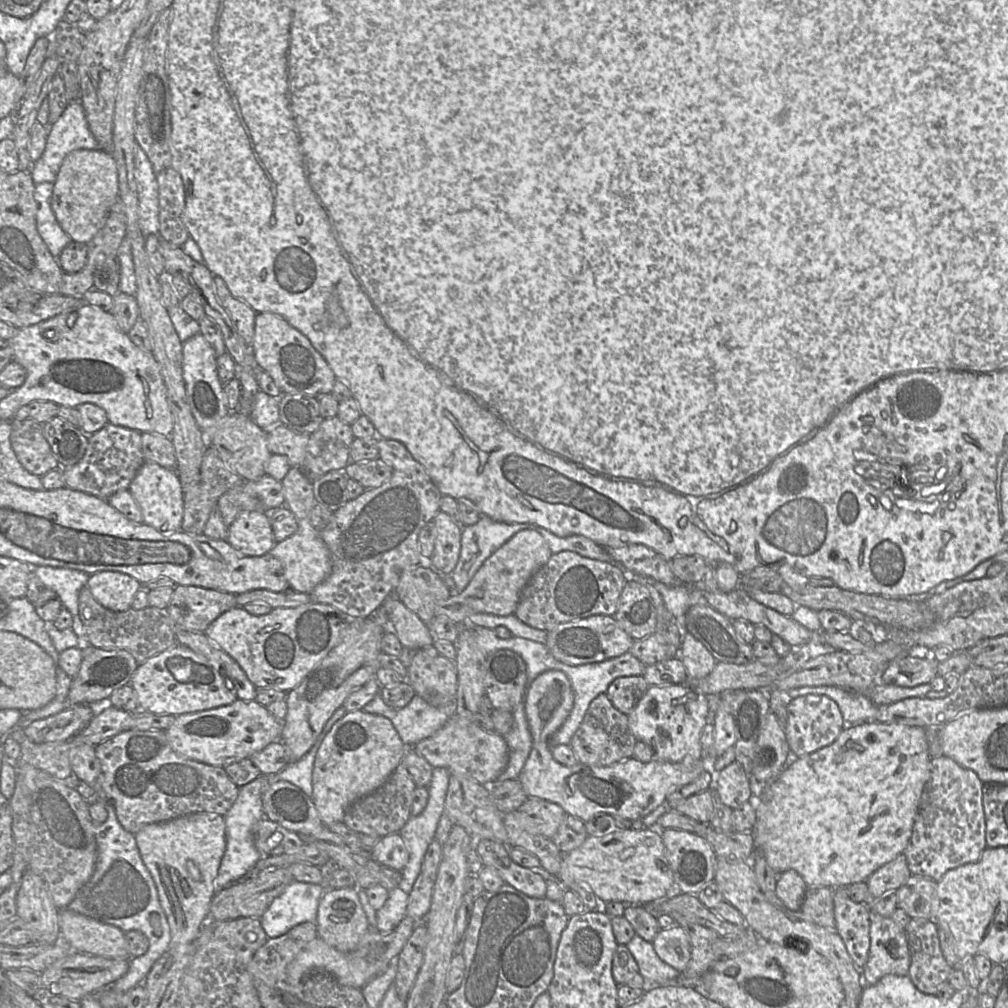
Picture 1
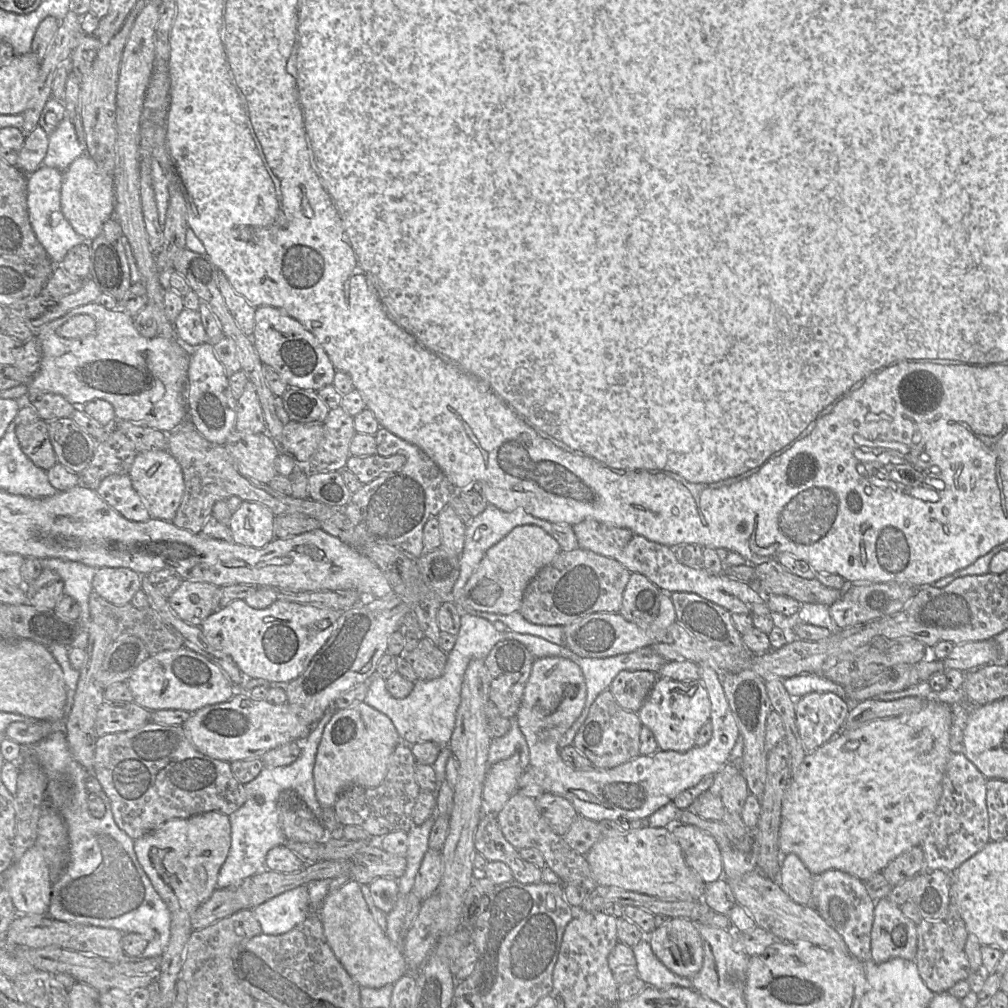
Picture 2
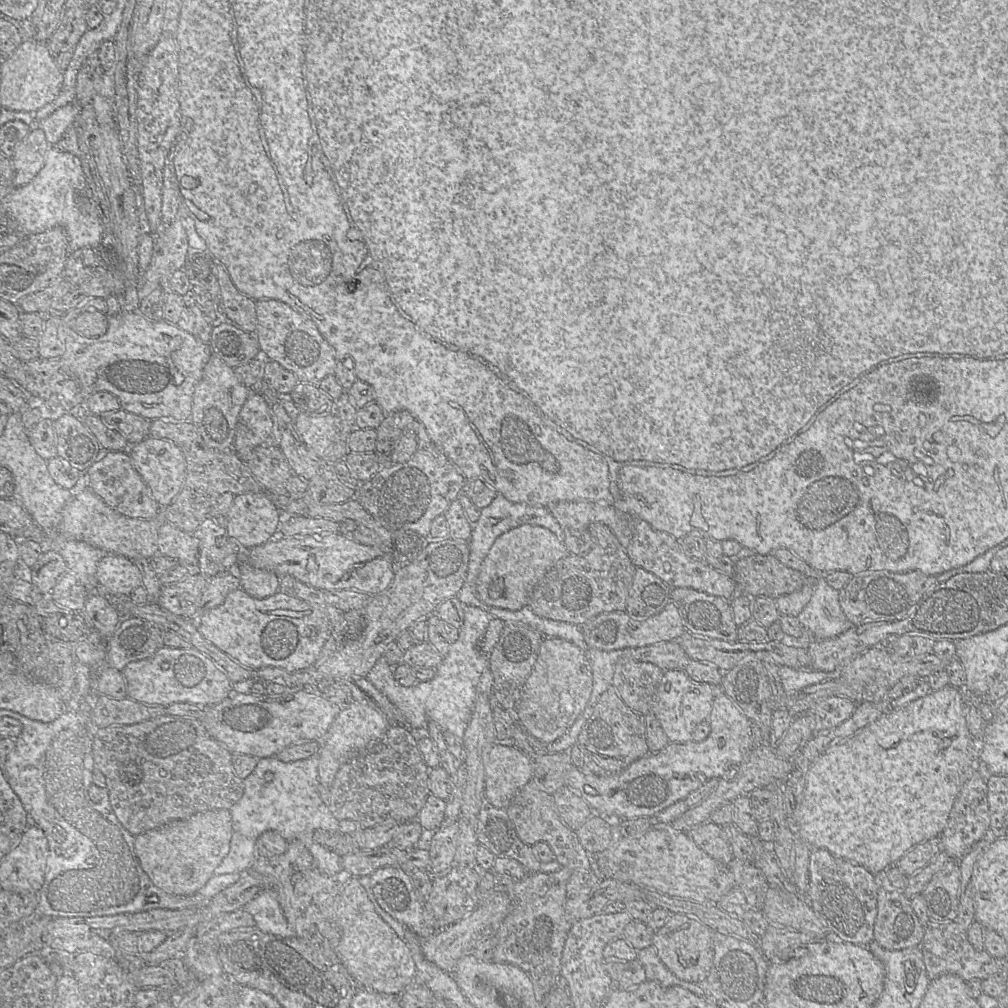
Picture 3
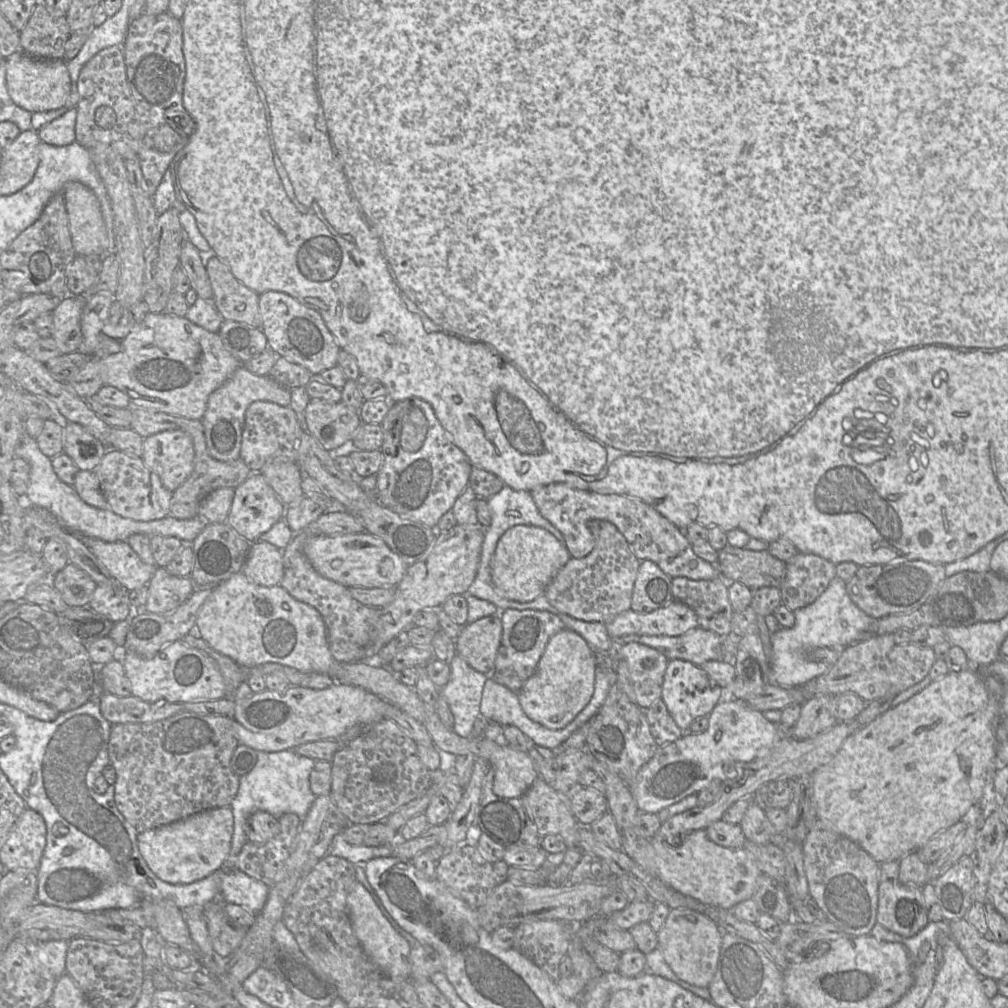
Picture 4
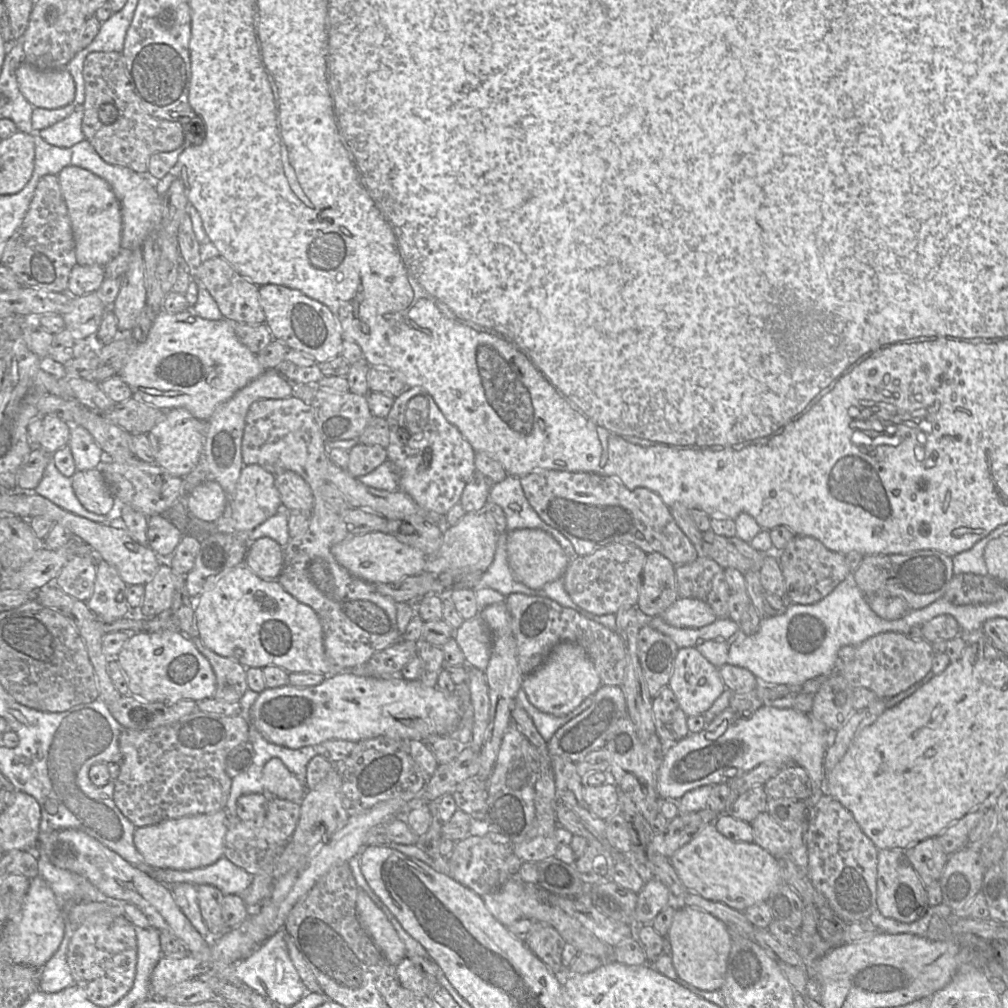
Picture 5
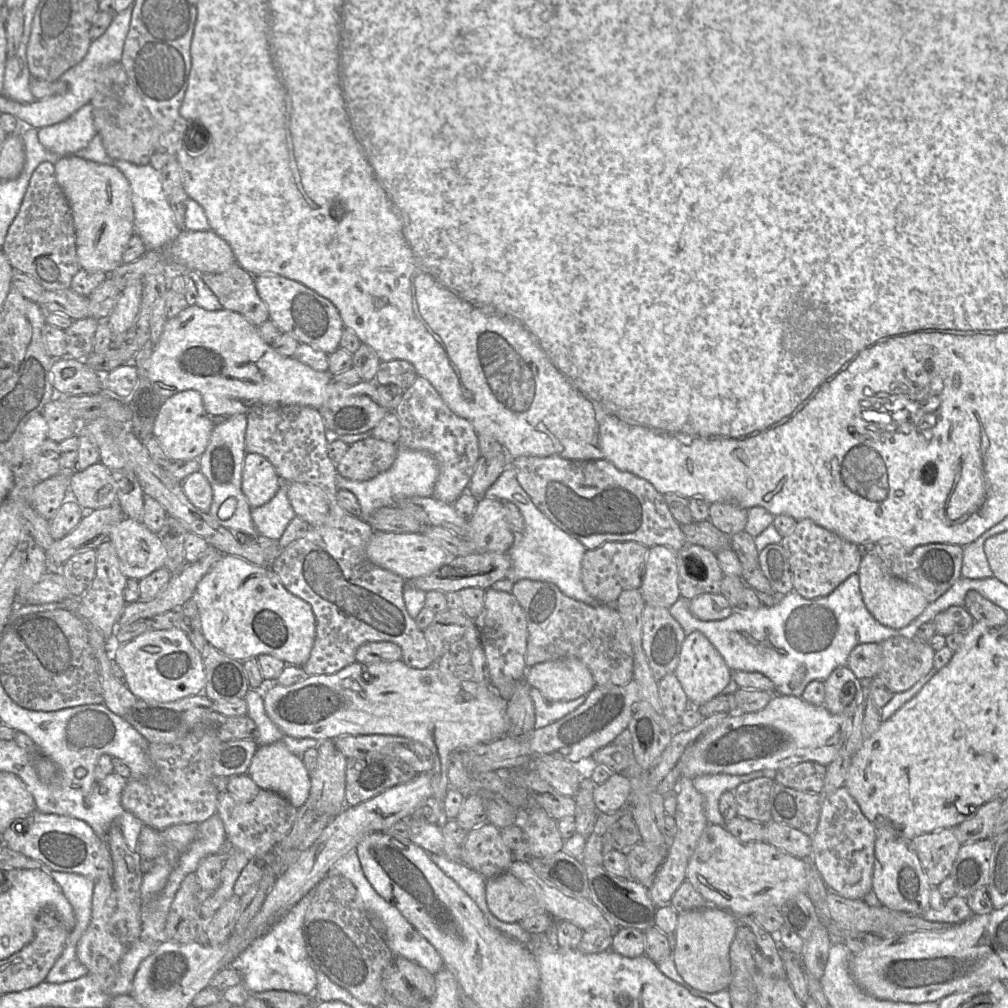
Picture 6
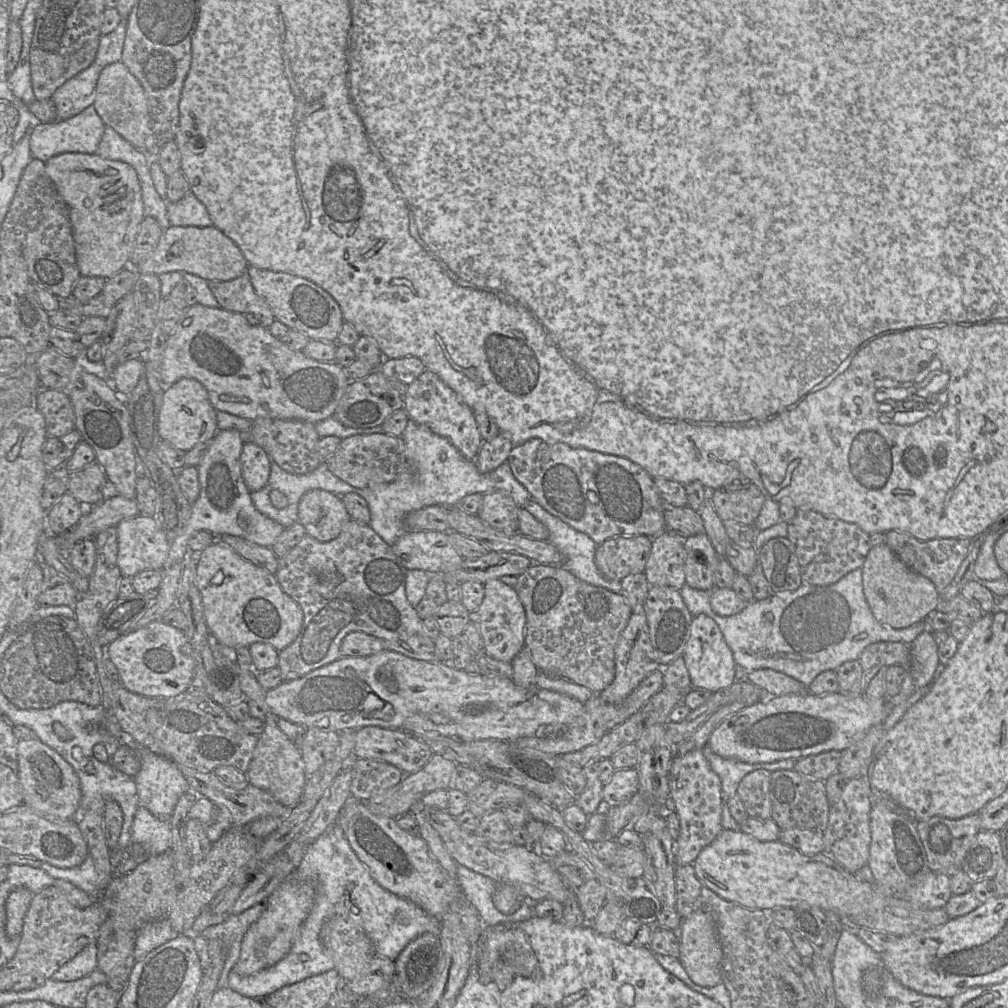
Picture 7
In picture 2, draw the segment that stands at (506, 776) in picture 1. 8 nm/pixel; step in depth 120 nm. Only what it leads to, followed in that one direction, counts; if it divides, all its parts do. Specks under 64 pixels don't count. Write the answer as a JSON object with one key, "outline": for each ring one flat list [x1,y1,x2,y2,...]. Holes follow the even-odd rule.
{"outline":[[516,716,509,718,511,728,502,737,492,738,488,759,487,772,495,763,508,759,514,753,518,752,520,755,520,764,524,770,530,766,530,750,523,735]]}

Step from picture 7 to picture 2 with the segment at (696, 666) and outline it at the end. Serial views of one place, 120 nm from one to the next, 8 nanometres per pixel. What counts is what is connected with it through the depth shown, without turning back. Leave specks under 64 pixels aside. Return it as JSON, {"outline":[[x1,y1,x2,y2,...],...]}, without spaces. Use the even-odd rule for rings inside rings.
{"outline":[[658,678,637,712,643,726,649,728,663,751,686,752,695,746,701,727,710,719,711,702,701,681,675,681]]}

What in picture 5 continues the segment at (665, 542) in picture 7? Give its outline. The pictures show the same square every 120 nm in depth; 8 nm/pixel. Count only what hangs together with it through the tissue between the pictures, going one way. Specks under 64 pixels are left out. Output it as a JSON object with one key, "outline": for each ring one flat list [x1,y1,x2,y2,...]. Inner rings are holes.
{"outline":[[661,553,647,554,637,601,645,618,661,616,677,600,675,568]]}

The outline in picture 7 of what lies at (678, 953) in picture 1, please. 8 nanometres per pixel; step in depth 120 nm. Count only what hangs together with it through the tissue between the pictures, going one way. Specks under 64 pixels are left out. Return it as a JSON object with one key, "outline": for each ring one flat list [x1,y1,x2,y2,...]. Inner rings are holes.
{"outline":[[702,911,692,912,682,919,679,961,690,979,699,986,712,987,722,982,723,952,715,921,711,914]]}

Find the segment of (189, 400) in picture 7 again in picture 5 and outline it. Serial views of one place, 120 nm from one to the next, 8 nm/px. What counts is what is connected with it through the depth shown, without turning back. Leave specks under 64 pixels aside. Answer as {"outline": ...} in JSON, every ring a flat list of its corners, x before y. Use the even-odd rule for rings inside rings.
{"outline":[[185,408,165,411,163,419,148,433,155,462,171,475,184,478,198,464,204,453,206,424,195,418]]}

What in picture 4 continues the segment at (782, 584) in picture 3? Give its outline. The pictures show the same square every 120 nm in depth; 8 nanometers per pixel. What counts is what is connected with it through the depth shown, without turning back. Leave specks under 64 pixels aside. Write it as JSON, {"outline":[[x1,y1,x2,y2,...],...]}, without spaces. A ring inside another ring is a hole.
{"outline":[[727,544,723,549,718,551,718,561,716,566,720,576,722,576,727,583,739,582,750,588,752,591,762,587,780,588,786,575,786,563,774,557,768,549,752,551]]}

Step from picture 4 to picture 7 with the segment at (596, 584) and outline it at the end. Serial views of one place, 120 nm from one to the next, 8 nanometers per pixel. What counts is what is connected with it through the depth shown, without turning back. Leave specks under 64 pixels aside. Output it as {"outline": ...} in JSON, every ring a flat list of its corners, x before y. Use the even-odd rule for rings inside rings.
{"outline":[[645,535,620,536,606,540,597,546,595,565,607,579,621,581,628,575,644,573,652,546,652,538]]}

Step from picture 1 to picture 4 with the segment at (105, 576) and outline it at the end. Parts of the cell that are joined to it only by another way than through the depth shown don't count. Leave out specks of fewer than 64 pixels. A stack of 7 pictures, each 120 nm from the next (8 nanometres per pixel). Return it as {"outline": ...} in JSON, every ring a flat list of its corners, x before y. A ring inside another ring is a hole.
{"outline":[[78,533,74,534,127,591,148,584,157,568,156,565,144,563,127,541,106,542]]}

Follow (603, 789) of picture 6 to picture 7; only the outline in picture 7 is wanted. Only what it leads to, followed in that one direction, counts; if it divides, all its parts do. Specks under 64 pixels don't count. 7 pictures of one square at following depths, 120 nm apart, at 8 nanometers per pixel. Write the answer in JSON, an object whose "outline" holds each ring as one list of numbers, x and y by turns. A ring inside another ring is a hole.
{"outline":[[636,768,615,770,610,781,603,786,602,801,609,807,628,802,639,790]]}

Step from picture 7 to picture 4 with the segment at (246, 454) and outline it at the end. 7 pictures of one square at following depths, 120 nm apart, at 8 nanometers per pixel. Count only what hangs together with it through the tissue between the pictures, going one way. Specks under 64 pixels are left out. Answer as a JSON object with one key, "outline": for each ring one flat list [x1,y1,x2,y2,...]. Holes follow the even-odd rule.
{"outline":[[252,472,234,489,226,523,253,543,282,518,285,518,285,505,264,476,260,472]]}

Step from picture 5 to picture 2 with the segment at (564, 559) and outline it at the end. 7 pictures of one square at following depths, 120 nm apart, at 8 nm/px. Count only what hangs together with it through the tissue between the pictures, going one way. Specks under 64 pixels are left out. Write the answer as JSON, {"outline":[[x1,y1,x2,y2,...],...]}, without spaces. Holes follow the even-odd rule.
{"outline":[[537,525,513,528,486,551,466,583,461,598,456,601,458,608,462,613,464,610,477,610,507,615,519,611,528,583,540,569,551,563,560,551,559,543]]}

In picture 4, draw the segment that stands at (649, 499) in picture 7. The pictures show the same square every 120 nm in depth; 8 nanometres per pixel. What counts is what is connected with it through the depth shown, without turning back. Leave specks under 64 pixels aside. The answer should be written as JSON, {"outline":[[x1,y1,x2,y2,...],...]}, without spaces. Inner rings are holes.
{"outline":[[563,483,539,486,530,493,540,514,563,534,566,540,565,546,571,557,583,558,593,550,595,539,587,522,598,519,608,521,617,527,637,559,654,562,671,578,711,580,720,576,716,565,703,560,694,553,684,530,675,526,652,506,638,498,579,490]]}

